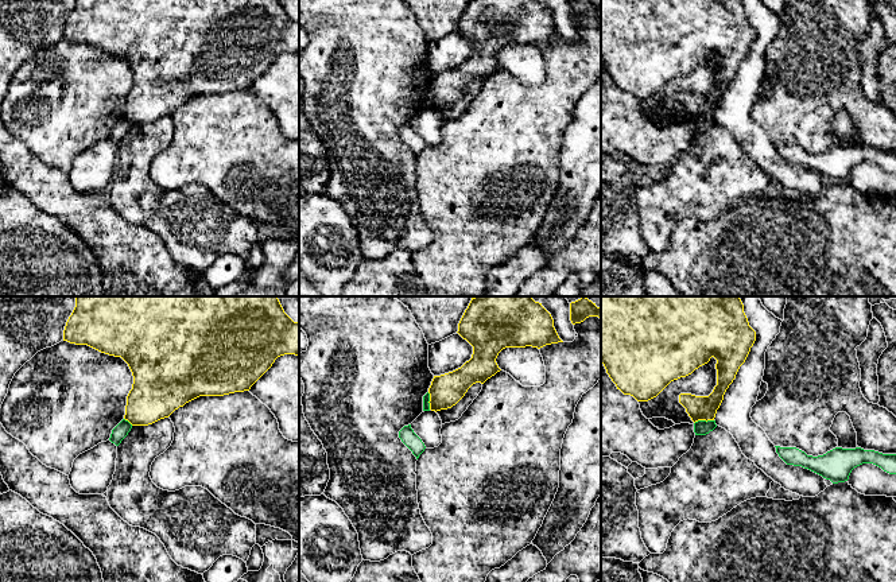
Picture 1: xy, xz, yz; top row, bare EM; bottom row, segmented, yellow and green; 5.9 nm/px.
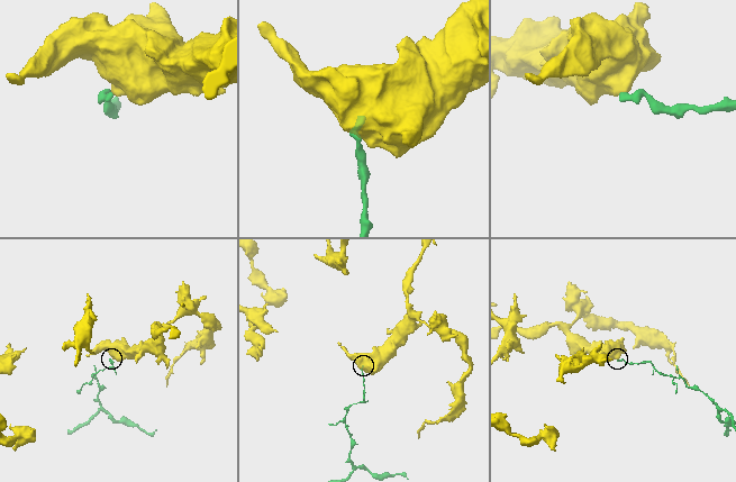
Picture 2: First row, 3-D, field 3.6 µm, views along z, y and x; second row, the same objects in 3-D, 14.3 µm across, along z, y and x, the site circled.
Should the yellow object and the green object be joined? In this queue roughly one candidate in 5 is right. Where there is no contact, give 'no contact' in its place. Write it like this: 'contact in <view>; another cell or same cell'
contact in yz; another cell

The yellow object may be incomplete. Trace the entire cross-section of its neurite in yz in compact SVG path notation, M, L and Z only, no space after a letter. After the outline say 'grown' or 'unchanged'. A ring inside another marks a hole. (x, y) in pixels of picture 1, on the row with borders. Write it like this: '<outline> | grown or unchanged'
M601 296L601 362L624 395L631 395L637 401L648 401L671 381L691 375L711 357L717 360L717 385L709 396L679 395L679 403L694 423L714 420L726 389L736 379L755 341L756 331L749 326L740 296Z | unchanged

